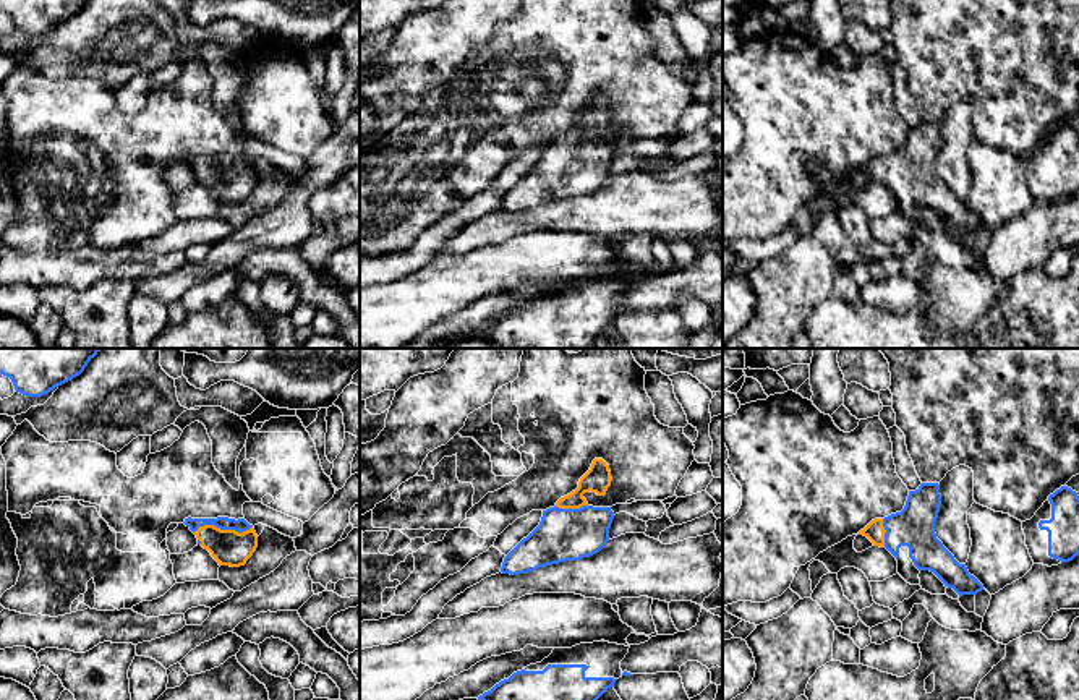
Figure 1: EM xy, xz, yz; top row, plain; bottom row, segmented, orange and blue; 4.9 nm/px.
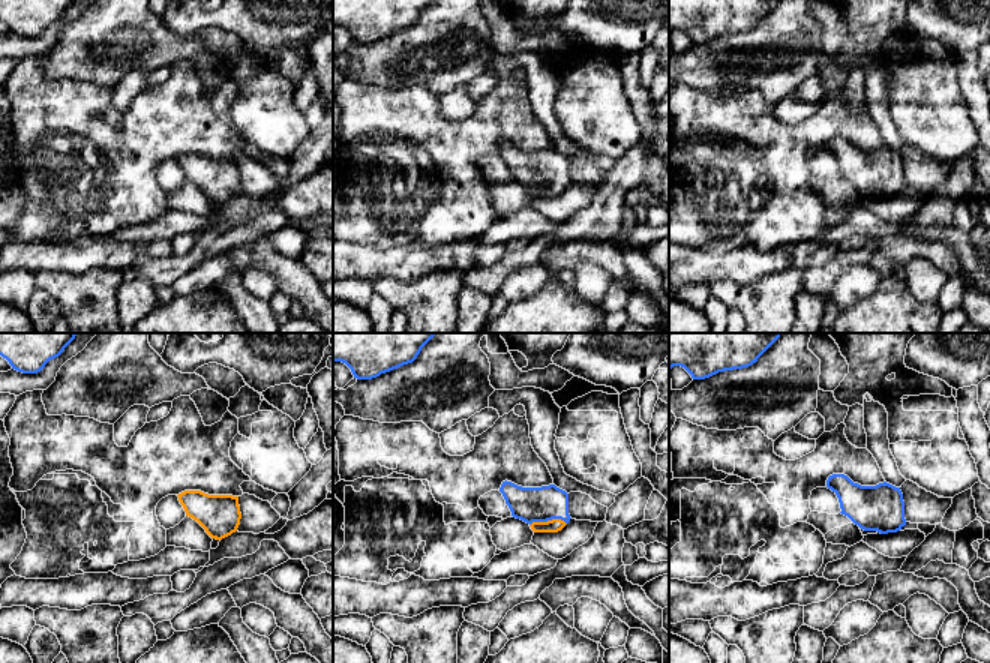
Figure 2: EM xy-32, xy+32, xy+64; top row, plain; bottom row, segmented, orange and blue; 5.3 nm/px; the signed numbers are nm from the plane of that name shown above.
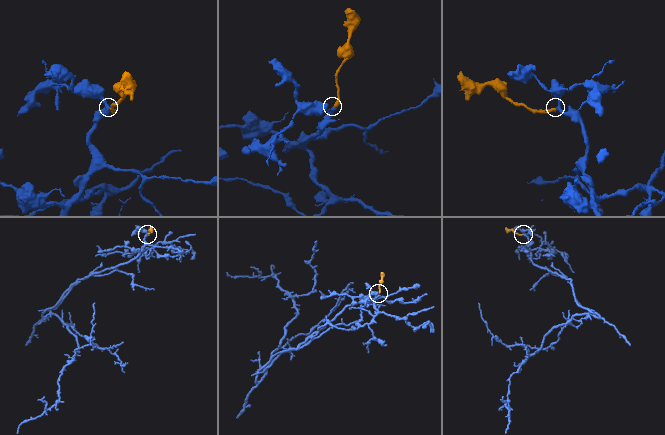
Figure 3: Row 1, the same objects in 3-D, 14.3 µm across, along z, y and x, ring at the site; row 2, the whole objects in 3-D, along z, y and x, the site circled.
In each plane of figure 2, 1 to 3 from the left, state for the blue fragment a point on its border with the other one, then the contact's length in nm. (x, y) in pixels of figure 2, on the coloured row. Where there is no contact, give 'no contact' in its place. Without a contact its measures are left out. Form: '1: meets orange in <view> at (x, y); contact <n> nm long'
1: no contact
2: meets orange in xy+32 at (548, 521); contact 200 nm long
3: no contact

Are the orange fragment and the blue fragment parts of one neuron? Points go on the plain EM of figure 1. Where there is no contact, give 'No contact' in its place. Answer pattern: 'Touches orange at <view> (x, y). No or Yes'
Touches orange at xy (222, 167). Yes

